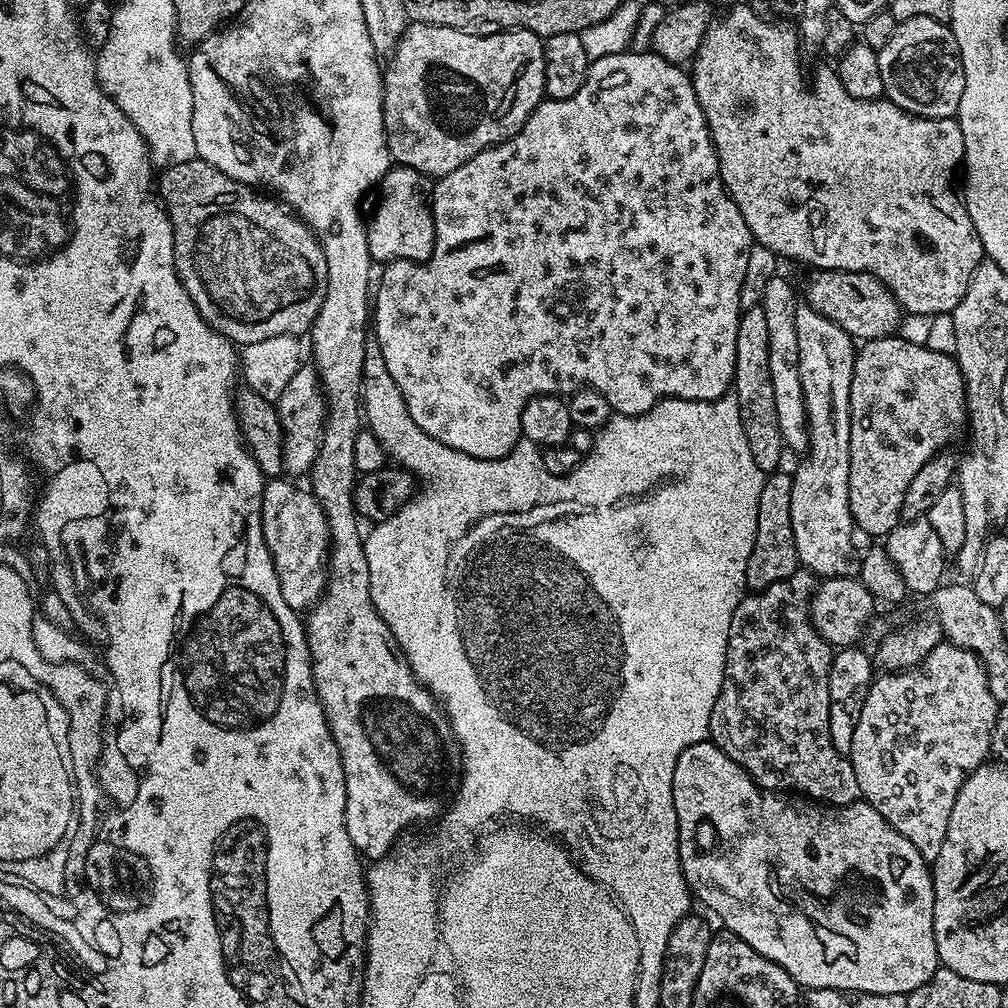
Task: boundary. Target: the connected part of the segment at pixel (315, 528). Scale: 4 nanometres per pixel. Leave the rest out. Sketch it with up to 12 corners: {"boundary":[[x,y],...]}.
{"boundary":[[272,478],[262,534],[297,614],[330,575],[324,508],[307,487]]}

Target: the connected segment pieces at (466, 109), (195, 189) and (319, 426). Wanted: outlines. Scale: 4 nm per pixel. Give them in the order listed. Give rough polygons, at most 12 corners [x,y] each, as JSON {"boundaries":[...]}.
{"boundaries":[[[409,23],[383,69],[396,164],[429,178],[506,142],[544,40]],[[199,158],[158,196],[190,302],[237,346],[311,329],[326,254]],[[301,363],[278,398],[284,472],[307,477],[324,437],[324,388]]]}

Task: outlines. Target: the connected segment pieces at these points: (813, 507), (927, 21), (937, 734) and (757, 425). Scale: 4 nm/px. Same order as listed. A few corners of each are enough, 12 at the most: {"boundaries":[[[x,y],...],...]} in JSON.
{"boundaries":[[[796,305],[808,450],[790,526],[817,578],[856,576],[857,341]],[[901,20],[878,53],[903,112],[959,113],[966,74],[945,21]],[[970,649],[873,679],[846,755],[926,861],[989,759]],[[763,307],[740,313],[734,394],[758,470],[786,453]]]}

